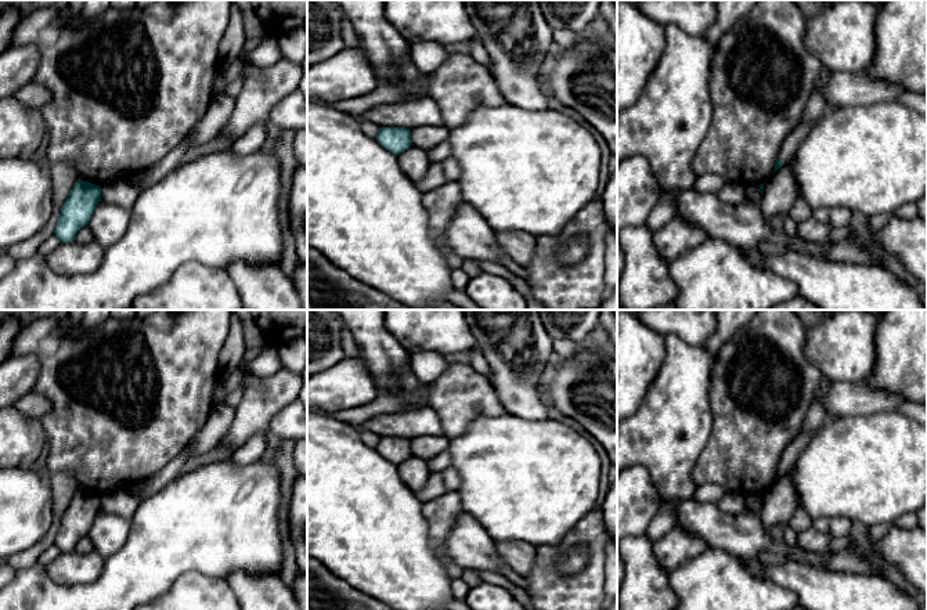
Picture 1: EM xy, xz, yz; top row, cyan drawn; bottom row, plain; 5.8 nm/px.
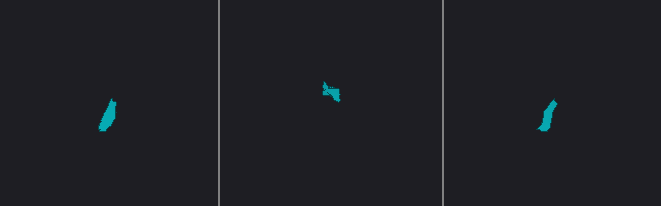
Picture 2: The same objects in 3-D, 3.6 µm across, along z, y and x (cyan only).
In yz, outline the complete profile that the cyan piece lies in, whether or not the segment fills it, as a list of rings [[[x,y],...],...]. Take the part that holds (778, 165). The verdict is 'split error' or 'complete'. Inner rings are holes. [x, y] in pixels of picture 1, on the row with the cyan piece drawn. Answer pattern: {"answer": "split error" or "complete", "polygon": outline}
{"answer": "split error", "polygon": [[[811,120],[805,123],[800,123],[783,141],[780,151],[778,154],[778,159],[775,163],[773,173],[780,169],[787,160],[793,158],[801,142],[807,138],[811,129],[818,123],[819,120]]]}

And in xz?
{"answer": "complete", "polygon": [[[379,127],[375,138],[383,148],[400,155],[408,149],[412,144],[411,130],[405,127]]]}

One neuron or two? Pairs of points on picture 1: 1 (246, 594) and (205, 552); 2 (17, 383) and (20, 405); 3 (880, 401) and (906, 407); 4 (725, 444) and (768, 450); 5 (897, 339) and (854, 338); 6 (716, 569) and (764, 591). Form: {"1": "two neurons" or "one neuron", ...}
{"1": "two neurons", "2": "two neurons", "3": "two neurons", "4": "one neuron", "5": "two neurons", "6": "one neuron"}

